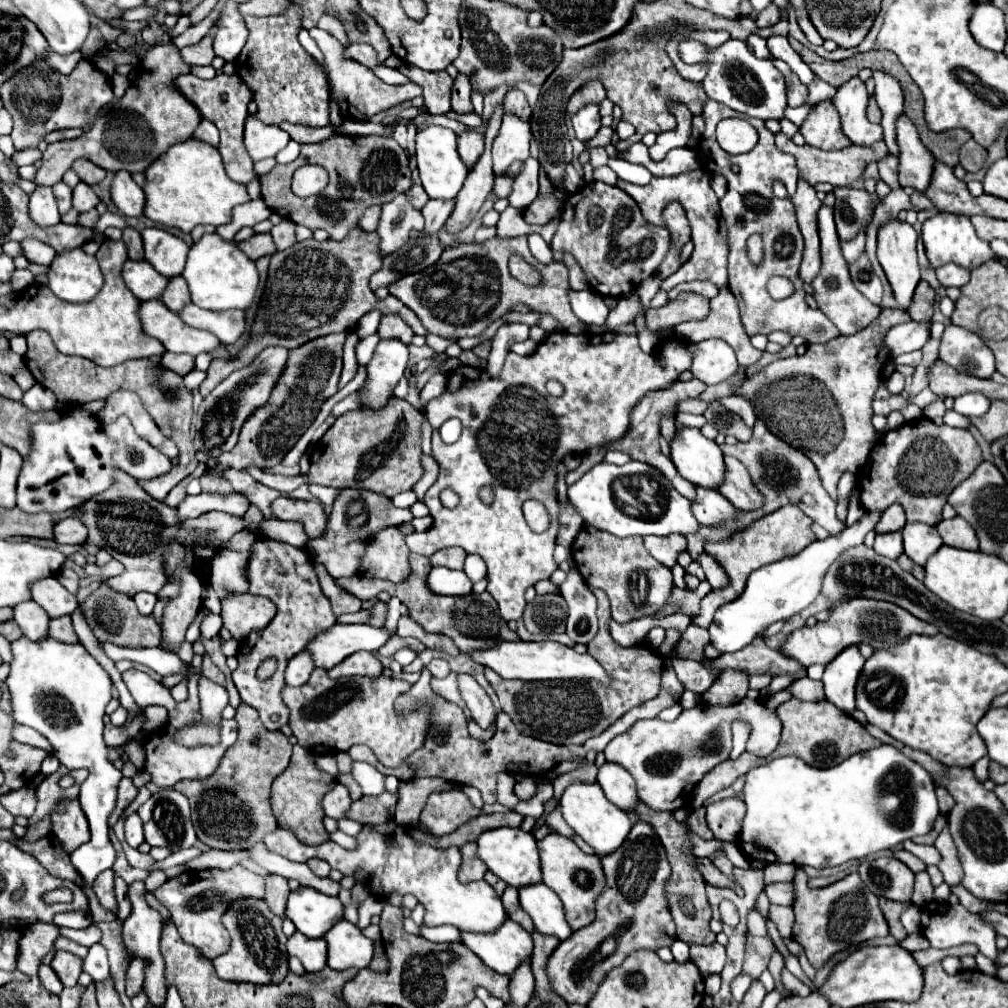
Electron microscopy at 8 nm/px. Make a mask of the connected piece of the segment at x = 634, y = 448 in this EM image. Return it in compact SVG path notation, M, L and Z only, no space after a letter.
M693 378L693 380L687 380L687 382L673 382L673 386L669 386L669 388L665 388L665 390L647 392L645 398L641 398L641 400L635 404L635 408L631 410L631 424L629 424L627 434L625 434L623 438L611 442L611 444L605 444L605 446L599 446L599 448L593 448L593 450L585 452L585 454L581 456L581 464L579 464L575 470L571 470L571 472L567 474L567 478L565 478L567 486L571 486L573 482L577 482L577 480L579 480L579 478L581 478L591 466L595 466L597 462L601 462L609 450L619 450L619 452L629 454L633 460L639 460L639 462L645 462L645 464L657 468L665 478L669 478L669 482L673 484L673 488L675 488L681 496L693 500L693 498L695 498L695 486L693 486L691 482L687 482L687 480L675 470L673 462L671 462L667 456L661 454L661 450L659 450L659 442L657 442L657 438L659 438L659 422L653 422L653 420L659 420L663 414L671 416L671 414L673 414L671 408L673 408L679 400L697 398L705 388L707 388L707 386L705 386L701 380L695 380L695 378Z

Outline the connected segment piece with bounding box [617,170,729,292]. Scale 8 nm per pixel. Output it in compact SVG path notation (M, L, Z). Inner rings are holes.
M693 170L693 172L683 172L677 176L669 176L669 178L657 178L653 176L649 184L639 186L639 184L631 184L625 180L617 180L617 186L621 190L625 190L631 198L635 198L635 202L639 204L643 216L647 222L663 226L663 218L661 218L661 210L665 208L665 202L669 202L669 198L677 198L685 212L687 218L691 222L691 240L695 244L691 258L679 268L679 272L675 272L673 276L665 278L661 284L661 290L669 292L671 288L675 288L681 282L691 282L691 280L709 280L719 288L728 286L727 272L727 254L729 254L727 226L719 214L719 200L711 190L709 184L709 174L705 170Z

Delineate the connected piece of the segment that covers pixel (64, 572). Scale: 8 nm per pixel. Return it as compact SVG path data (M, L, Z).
M69 568L61 569L57 575L57 579L65 588L67 588L67 590L69 590L69 592L74 595L77 594L79 589L79 579L73 570Z

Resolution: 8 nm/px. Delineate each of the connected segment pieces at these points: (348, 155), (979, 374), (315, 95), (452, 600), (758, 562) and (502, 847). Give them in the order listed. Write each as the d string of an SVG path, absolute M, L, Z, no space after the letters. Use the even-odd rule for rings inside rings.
M333 134L323 142L303 144L301 154L295 162L287 166L277 164L269 174L261 176L261 198L269 206L269 210L311 230L323 228L329 232L333 240L345 238L345 234L349 234L349 230L357 226L367 206L385 204L393 200L397 194L407 192L409 188L411 188L411 170L405 150L393 138L385 136ZM305 164L319 164L329 174L329 184L319 196L299 198L291 192L291 174Z
M949 324L945 328L939 358L953 366L957 372L975 378L991 378L991 374L995 372L993 352L975 332L969 332L961 326Z
M291 4L285 14L279 16L247 16L247 28L249 28L249 40L245 48L241 50L239 58L235 60L235 70L255 90L255 102L259 106L257 118L265 124L279 126L281 122L291 124L305 124L305 126L329 126L329 88L325 82L325 76L321 72L321 66L311 58L311 54L305 52L305 48L299 44L297 34L301 28L301 8L299 4Z
M411 554L409 566L411 566L411 572L409 572L407 580L401 584L393 584L387 580L367 580L361 576L341 578L341 580L337 580L337 584L361 600L377 598L377 594L381 590L387 592L389 596L399 596L399 600L409 608L409 616L419 626L423 626L427 632L437 632L437 634L449 636L455 642L455 646L465 654L469 654L469 650L497 646L497 642L519 640L519 636L513 630L509 630L507 622L501 618L497 602L493 600L493 596L489 592L487 594L467 594L467 596L439 596L427 588L427 576L431 570L429 558L419 556L419 554Z
M795 504L783 506L783 508L775 510L769 516L763 516L761 520L757 520L757 522L749 524L747 528L743 528L741 532L733 534L731 538L725 538L725 540L719 540L719 542L705 540L705 544L703 544L705 552L713 554L713 558L717 558L721 562L721 566L725 568L725 572L731 578L731 584L727 588L723 588L723 590L709 592L701 600L701 612L699 612L699 616L693 618L693 624L701 626L701 628L709 628L709 624L713 622L713 614L717 612L717 608L723 606L725 602L733 602L733 598L739 598L739 594L745 588L745 582L747 582L747 578L749 578L749 574L753 570L801 552L811 540L815 540L813 532L811 532L811 520Z
M495 828L481 832L477 838L477 854L487 864L487 868L505 880L509 886L529 886L541 882L541 864L535 846L535 838L531 832L523 832L521 828Z

